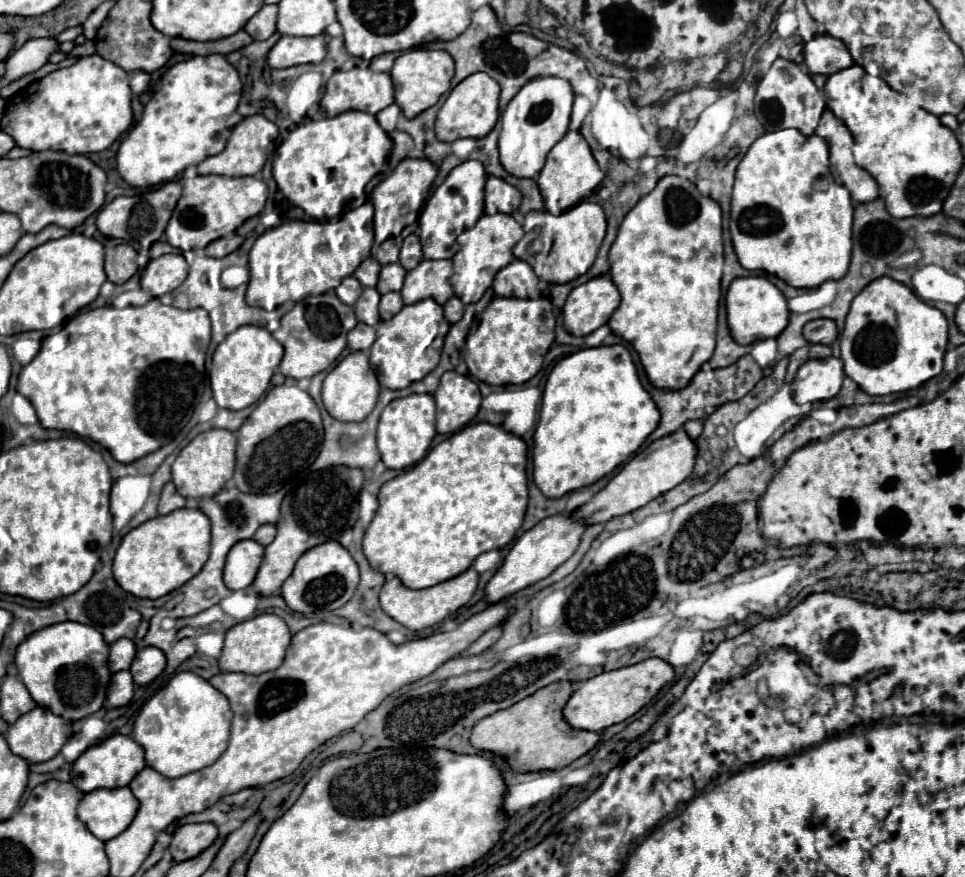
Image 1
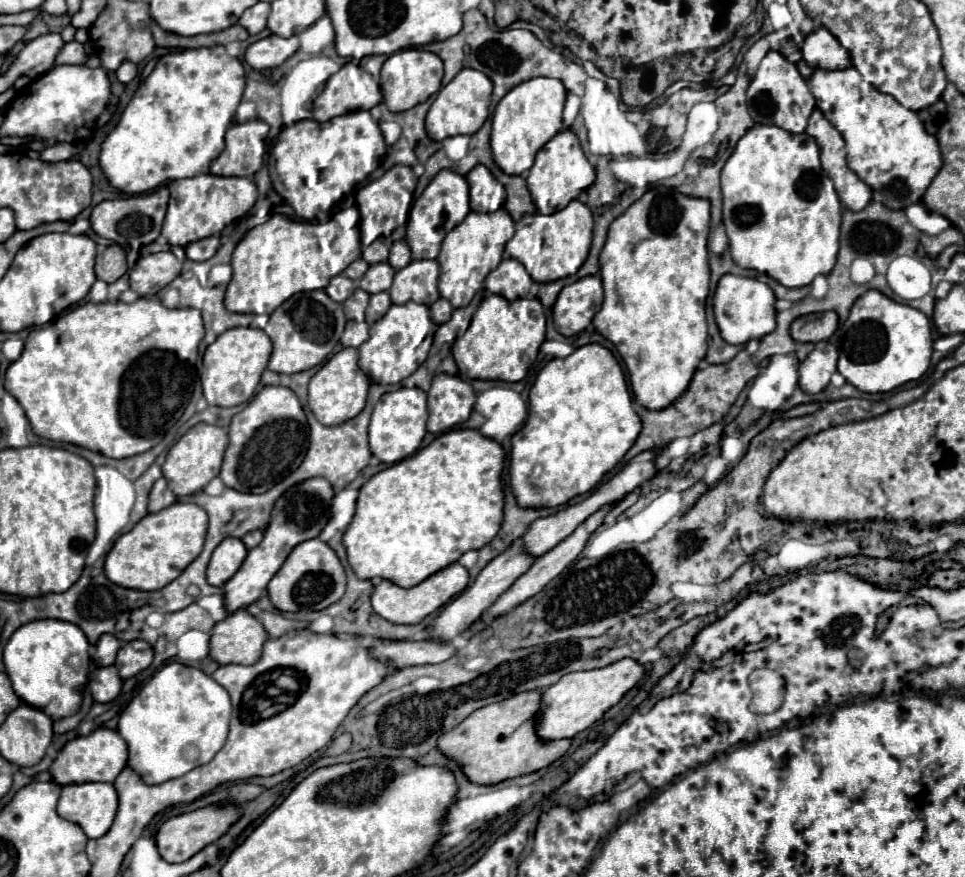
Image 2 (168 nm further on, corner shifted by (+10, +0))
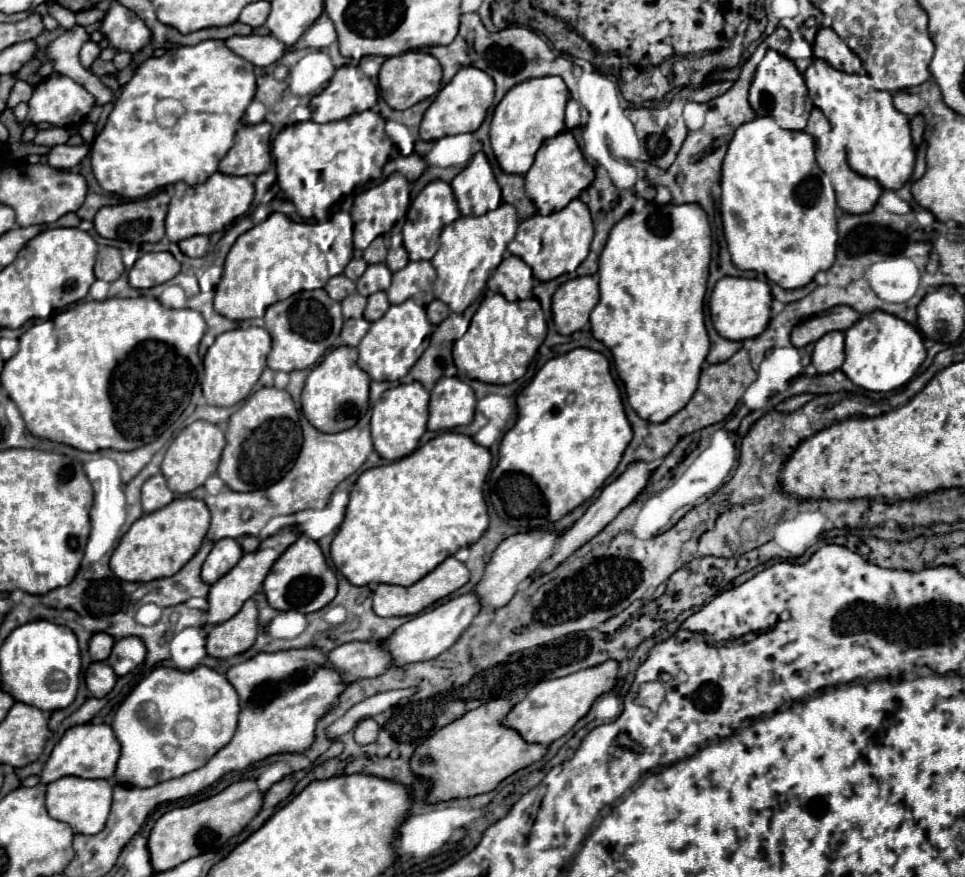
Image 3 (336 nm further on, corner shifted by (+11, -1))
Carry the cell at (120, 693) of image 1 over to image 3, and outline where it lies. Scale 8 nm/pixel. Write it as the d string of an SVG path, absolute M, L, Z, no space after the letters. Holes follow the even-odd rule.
M106 661L92 663L86 669L86 685L94 697L98 697L98 699L106 697L112 691L114 683L116 683L116 673Z

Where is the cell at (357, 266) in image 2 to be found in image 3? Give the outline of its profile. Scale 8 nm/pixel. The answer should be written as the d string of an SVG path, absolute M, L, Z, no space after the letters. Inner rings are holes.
M354 257L348 265L346 265L346 269L344 269L344 275L348 277L348 279L352 279L352 281L356 281L364 271L366 271L366 267L368 267L368 263L362 259L362 257Z

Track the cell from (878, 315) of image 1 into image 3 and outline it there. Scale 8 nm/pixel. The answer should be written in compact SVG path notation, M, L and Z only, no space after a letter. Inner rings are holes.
M872 311L862 315L846 333L846 359L842 365L844 375L866 391L894 391L906 385L926 359L926 347L922 333L908 321L884 313Z

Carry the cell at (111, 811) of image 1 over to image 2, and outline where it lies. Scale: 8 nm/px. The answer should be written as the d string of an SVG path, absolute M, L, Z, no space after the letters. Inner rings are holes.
M85 782L61 788L57 814L79 824L87 838L101 838L117 814L117 792L113 784Z

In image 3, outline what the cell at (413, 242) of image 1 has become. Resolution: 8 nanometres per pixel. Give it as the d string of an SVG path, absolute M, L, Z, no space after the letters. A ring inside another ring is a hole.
M404 247L390 249L390 251L388 251L386 265L388 265L392 271L400 271L406 263L408 263L408 253L406 253L406 249L404 249Z

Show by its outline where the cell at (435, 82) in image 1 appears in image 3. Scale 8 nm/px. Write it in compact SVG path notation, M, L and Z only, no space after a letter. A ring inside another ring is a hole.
M406 51L396 57L388 57L382 63L380 75L378 75L378 85L380 85L380 95L382 99L392 107L392 109L408 109L440 91L440 81L442 81L442 67L436 57L430 53L422 51Z

